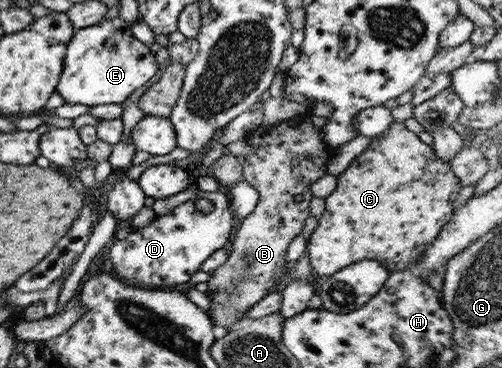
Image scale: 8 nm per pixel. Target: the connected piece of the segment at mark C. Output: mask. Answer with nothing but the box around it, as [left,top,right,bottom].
[306,121,462,280]

